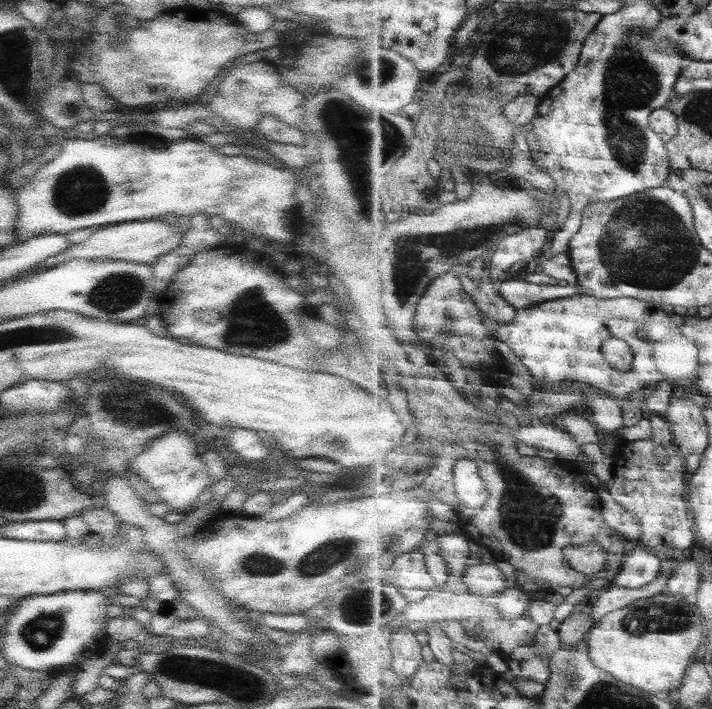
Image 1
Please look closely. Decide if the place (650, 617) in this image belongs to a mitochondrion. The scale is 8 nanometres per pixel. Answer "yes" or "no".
yes

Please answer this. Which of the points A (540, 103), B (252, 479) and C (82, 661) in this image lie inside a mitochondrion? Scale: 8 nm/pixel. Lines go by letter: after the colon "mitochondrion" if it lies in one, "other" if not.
A: other
B: other
C: other

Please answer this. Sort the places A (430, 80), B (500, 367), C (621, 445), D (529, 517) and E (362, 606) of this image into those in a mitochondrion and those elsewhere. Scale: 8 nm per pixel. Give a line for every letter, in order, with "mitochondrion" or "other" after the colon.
A: other
B: other
C: other
D: mitochondrion
E: mitochondrion

